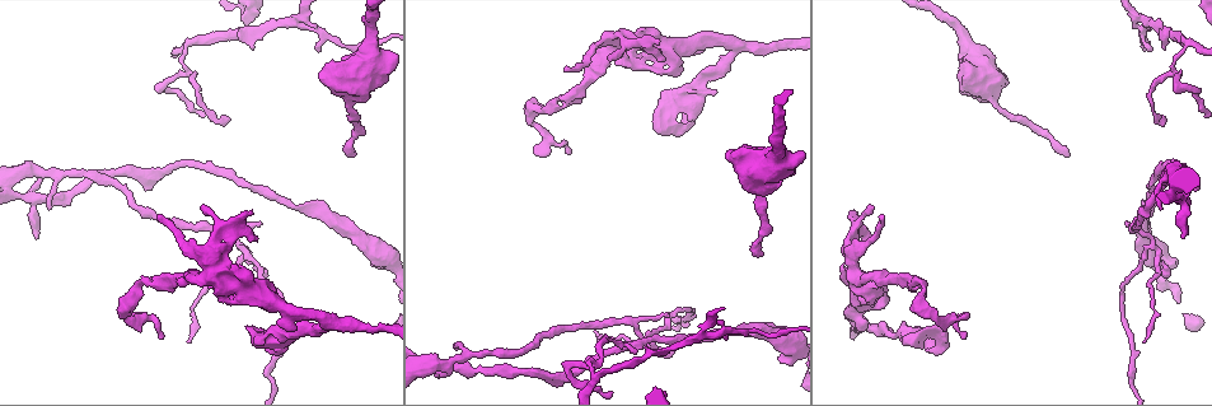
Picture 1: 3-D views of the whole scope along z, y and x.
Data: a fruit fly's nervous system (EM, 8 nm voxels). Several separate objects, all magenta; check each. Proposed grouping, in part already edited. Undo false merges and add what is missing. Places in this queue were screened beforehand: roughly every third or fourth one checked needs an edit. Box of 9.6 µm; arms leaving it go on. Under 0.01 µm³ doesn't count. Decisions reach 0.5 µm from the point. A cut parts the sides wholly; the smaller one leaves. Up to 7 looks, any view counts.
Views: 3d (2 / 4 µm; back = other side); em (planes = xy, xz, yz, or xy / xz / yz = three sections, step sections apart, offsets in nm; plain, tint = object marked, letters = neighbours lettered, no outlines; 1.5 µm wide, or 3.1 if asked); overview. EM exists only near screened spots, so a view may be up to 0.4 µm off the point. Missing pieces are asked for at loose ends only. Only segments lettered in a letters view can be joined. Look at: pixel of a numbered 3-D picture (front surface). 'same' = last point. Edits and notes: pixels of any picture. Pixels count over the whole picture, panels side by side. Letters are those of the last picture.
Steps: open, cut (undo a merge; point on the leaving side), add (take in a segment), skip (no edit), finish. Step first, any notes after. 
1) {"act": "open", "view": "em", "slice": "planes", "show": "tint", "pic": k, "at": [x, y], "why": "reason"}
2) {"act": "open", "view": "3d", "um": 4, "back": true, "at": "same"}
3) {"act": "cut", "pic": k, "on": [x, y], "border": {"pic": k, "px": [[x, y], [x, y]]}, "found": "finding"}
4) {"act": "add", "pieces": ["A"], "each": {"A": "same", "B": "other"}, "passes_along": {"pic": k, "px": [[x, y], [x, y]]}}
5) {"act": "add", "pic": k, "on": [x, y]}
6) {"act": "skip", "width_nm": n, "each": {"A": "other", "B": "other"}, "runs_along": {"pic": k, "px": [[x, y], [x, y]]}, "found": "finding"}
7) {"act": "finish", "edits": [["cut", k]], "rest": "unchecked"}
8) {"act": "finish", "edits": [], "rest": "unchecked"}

{"act": "open", "view": "em", "slice": "planes", "show": "letters", "pic": 1, "at": [1063, 155], "why": "branch stops here"}

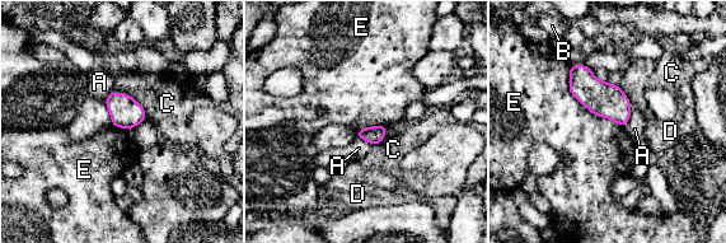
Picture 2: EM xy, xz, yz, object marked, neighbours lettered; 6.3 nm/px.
{"act": "skip", "each": {"A": "other", "B": "other", "C": "other", "D": "other", "E": "other"}, "border": {"pic": 2, "px": [[568, 65], [568, 90], [623, 127]]}, "found": "none of them fits"}

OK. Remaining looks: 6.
{"act": "open", "view": "3d", "um": 4, "pic": 1, "at": [667, 314], "why": "thin end"}

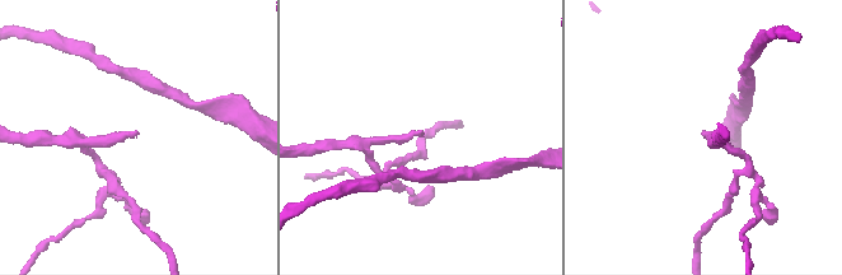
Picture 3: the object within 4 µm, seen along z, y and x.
{"act": "open", "view": "em", "slice": "yz", "step": 8, "show": "letters", "pic": 3, "at": [421, 133], "why": "shape alone is not enough"}

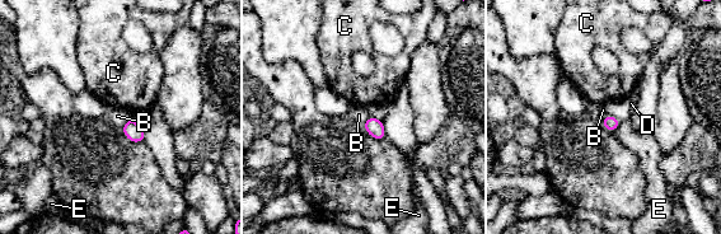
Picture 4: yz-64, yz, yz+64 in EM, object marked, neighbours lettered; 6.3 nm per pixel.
{"act": "skip", "longest_contact_nm": ["B", 100], "each": {"B": "other", "C": "other", "D": "other", "E": "other"}, "found": "no lettered segment goes on from it"}

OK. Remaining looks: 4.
{"act": "open", "view": "em", "slice": "planes", "show": "letters", "pic": 1, "at": [887, 299], "why": "free end"}

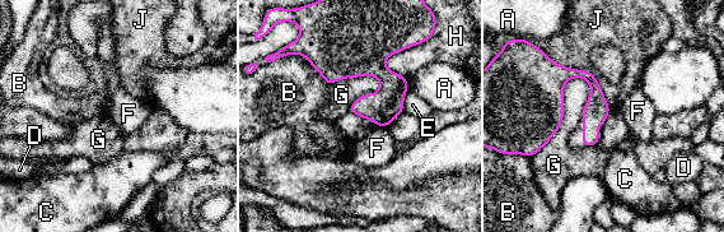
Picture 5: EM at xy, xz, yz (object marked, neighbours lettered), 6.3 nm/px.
{"act": "skip", "each": {"A": "other", "B": "other", "C": "other", "D": "other", "E": "other", "F": "other", "G": "other", "H": "other", "J": "other"}, "border": {"pic": 5, "px": [[543, 52], [589, 70], [611, 108]]}, "found": "no lettered segment goes on from it"}

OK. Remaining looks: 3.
{"act": "finish", "edits": [], "rest": "unchecked"}

